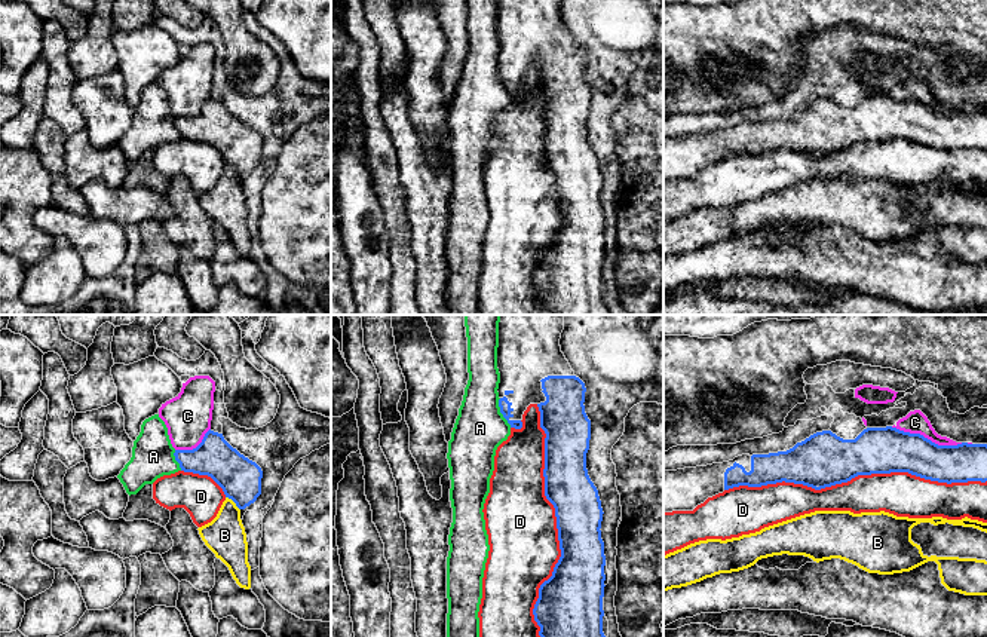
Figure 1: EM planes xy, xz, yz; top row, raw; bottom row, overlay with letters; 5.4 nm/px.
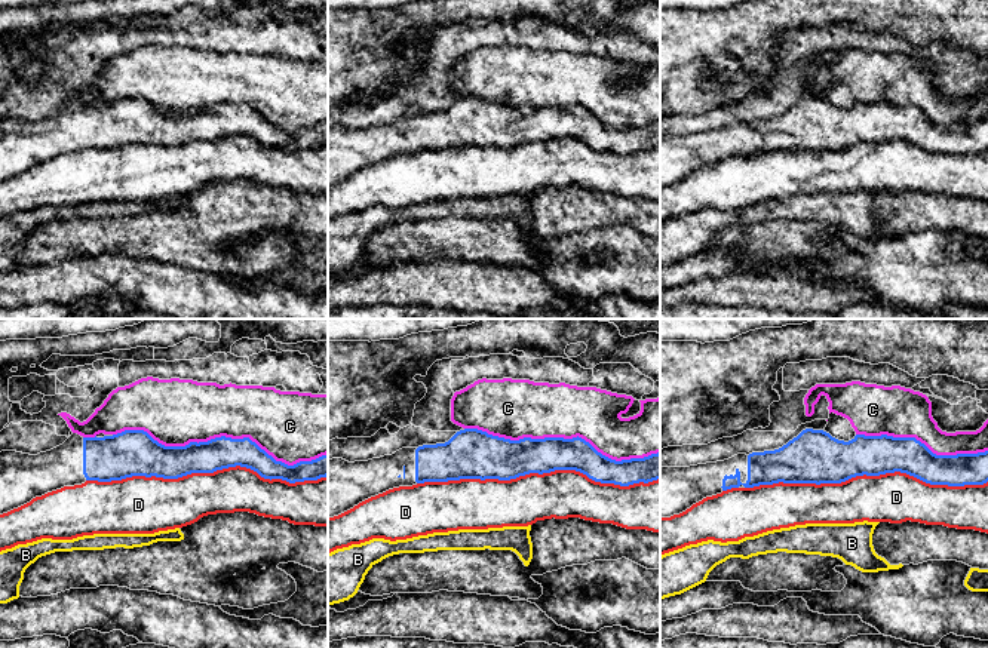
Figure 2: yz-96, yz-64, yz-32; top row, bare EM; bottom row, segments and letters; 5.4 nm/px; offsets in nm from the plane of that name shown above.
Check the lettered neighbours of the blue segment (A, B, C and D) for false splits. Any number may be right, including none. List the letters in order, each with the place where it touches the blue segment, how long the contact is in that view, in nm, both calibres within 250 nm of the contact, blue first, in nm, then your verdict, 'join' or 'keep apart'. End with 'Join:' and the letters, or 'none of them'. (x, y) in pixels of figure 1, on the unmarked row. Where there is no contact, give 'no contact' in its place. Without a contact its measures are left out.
A: xz (500, 79) | 170 nm | 60/280 nm | keep apart
B: xy (233, 168) | 110 nm | 220/220 nm | keep apart
C: yz (926, 106) | 400 nm | 260/120 nm | keep apart
D: yz (855, 143) | 1400 nm | 300/220 nm | keep apart
Join: none of them

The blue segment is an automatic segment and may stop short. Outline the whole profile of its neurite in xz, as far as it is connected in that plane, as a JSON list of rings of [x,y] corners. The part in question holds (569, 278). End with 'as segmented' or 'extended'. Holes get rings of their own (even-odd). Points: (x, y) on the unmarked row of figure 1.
[[[499,0],[499,74],[511,95],[521,97],[524,79],[536,71],[546,101],[545,163],[555,175],[561,224],[552,244],[540,252],[533,276],[539,303],[558,315],[610,315],[603,300],[606,223],[600,196],[604,180],[586,137],[591,107],[583,73],[586,55],[561,19],[560,6],[561,0]]] | extended

